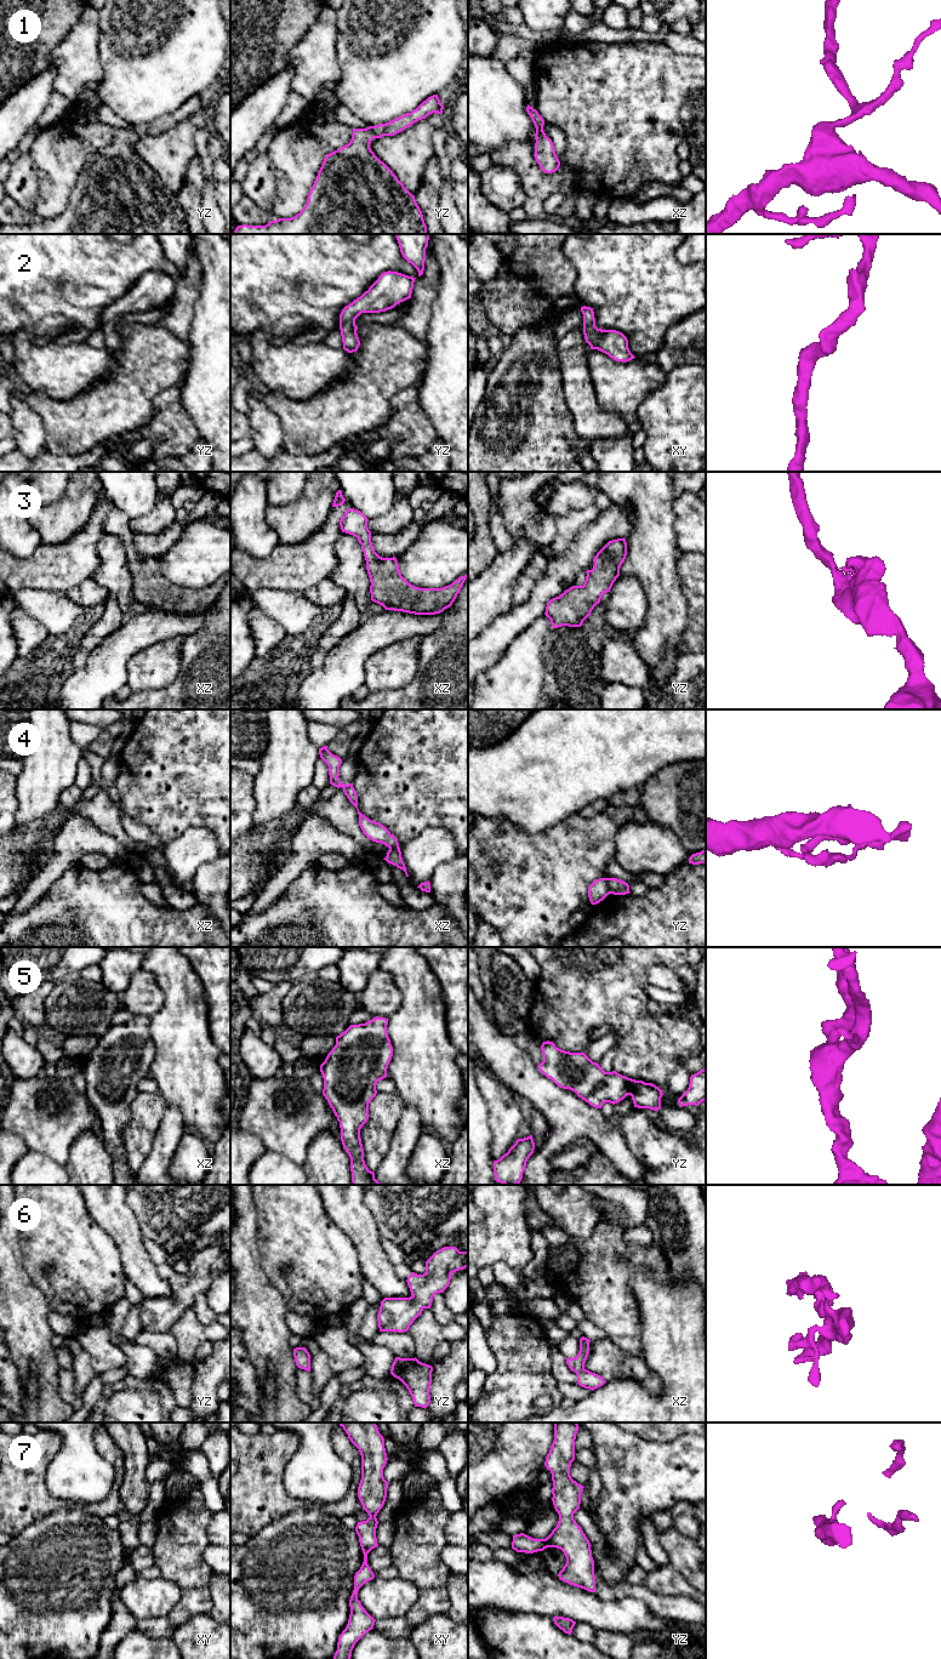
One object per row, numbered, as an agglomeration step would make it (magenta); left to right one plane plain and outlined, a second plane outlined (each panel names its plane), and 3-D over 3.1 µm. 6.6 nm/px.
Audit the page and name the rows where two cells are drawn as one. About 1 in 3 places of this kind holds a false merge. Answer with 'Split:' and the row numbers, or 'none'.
Split: 4

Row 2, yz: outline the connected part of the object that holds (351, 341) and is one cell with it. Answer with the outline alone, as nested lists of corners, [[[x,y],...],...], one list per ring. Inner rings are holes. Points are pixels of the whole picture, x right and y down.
[[[384,272],[367,291],[346,306],[340,314],[343,349],[348,353],[358,350],[360,341],[355,319],[361,313],[386,312],[411,298],[415,279],[398,272]]]

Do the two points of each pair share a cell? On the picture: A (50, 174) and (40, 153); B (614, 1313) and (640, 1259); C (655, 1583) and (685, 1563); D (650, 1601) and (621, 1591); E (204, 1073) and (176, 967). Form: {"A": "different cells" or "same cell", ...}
{"A": "same cell", "B": "same cell", "C": "different cells", "D": "same cell", "E": "same cell"}

